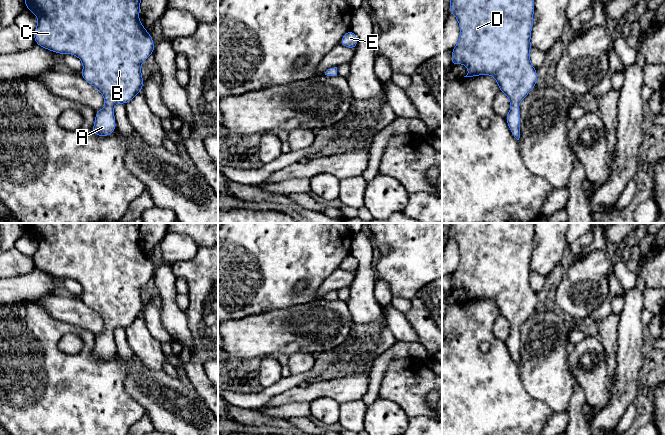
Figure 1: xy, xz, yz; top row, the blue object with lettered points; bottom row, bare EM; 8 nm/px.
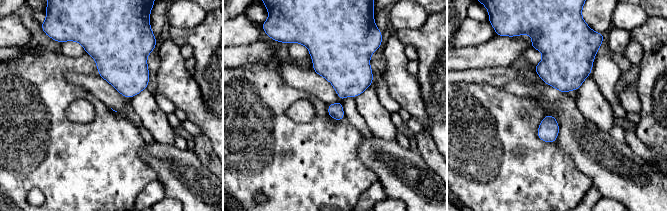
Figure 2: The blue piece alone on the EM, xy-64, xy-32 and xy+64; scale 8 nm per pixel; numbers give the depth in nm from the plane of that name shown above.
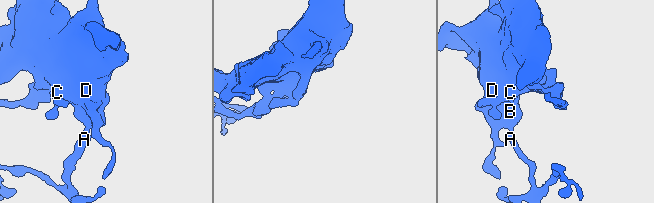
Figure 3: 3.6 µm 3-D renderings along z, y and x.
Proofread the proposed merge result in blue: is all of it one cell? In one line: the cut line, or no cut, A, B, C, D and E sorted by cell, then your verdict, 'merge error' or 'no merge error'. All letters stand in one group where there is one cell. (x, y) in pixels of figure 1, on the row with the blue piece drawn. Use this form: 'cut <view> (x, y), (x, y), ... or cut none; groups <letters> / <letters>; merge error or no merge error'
cut none; groups A B C D E; no merge error

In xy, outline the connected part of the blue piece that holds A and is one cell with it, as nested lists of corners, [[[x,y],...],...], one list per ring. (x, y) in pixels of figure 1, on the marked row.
[[[24,0],[26,8],[35,14],[38,19],[38,25],[33,32],[35,42],[37,45],[51,50],[58,54],[72,54],[77,56],[83,64],[83,71],[81,72],[82,78],[89,84],[94,86],[101,92],[105,101],[105,107],[102,110],[96,111],[95,123],[92,131],[97,136],[109,136],[115,130],[115,116],[113,108],[116,104],[122,103],[127,104],[131,101],[138,93],[142,92],[143,77],[141,75],[141,65],[143,62],[154,52],[154,43],[152,36],[146,31],[144,26],[139,20],[140,3],[141,0]]]

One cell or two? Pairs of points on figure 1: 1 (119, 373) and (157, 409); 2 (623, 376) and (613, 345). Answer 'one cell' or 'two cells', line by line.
1: two cells
2: two cells

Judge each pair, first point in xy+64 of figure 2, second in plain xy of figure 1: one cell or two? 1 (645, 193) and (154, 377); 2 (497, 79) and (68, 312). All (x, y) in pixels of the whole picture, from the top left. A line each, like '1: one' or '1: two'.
1: one
2: one

